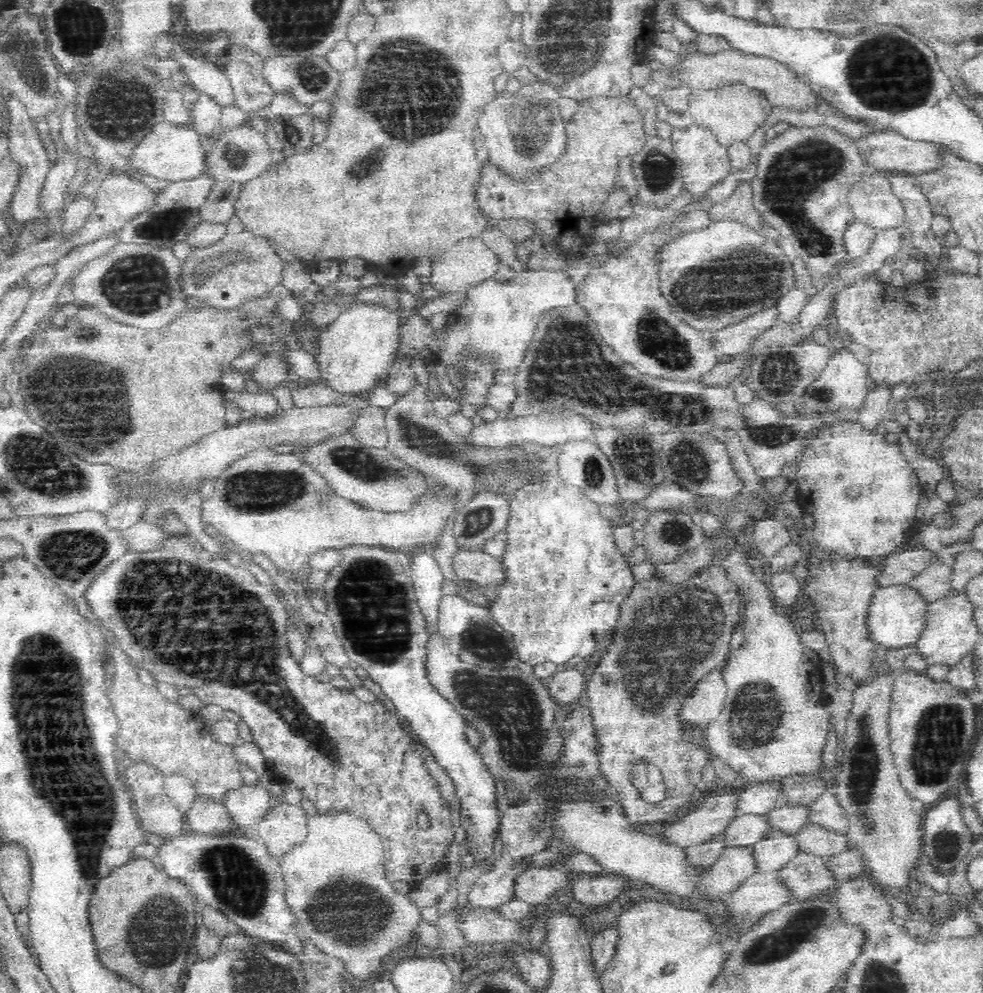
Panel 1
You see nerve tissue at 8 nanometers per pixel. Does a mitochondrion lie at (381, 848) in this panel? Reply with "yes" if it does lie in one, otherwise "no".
no

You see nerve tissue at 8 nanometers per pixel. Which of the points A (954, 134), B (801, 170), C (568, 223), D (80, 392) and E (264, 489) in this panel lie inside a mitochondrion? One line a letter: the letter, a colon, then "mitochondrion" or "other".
A: other
B: mitochondrion
C: other
D: mitochondrion
E: mitochondrion

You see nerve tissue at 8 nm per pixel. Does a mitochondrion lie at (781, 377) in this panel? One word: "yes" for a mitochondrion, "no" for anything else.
yes

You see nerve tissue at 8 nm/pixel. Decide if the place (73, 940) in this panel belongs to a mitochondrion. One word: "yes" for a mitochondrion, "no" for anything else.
no

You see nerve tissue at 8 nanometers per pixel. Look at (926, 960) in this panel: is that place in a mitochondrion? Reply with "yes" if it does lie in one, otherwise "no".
no

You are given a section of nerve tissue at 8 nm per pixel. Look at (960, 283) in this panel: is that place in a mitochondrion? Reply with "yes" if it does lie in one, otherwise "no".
no

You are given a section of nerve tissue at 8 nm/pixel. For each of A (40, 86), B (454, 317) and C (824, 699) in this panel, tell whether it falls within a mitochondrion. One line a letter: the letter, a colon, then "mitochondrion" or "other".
A: other
B: other
C: other

